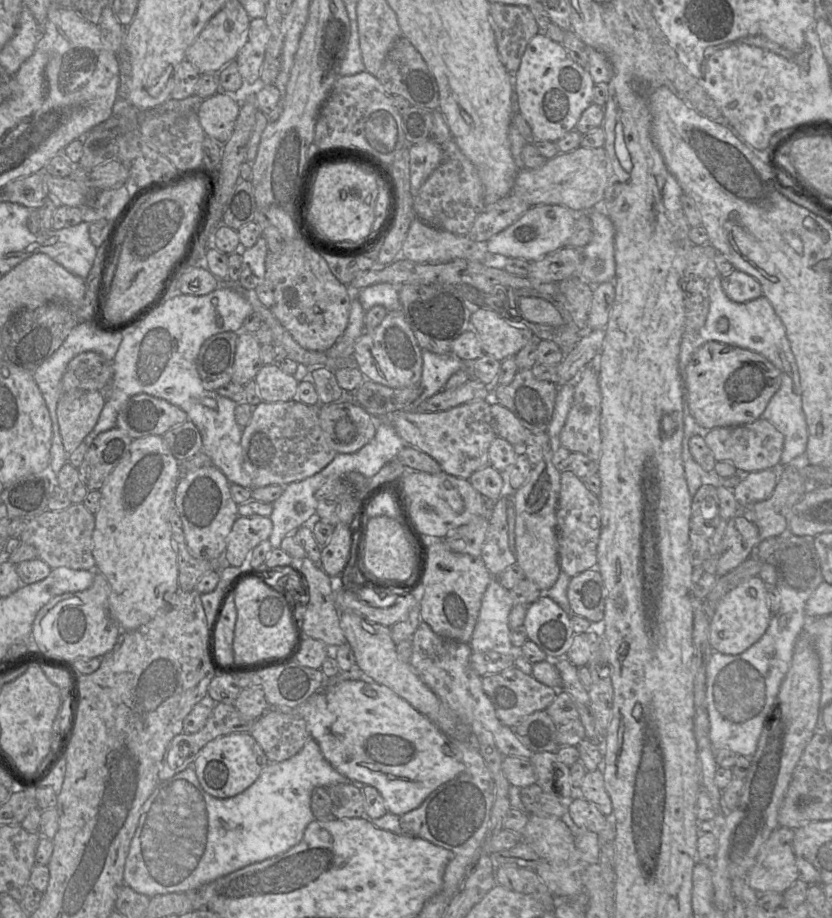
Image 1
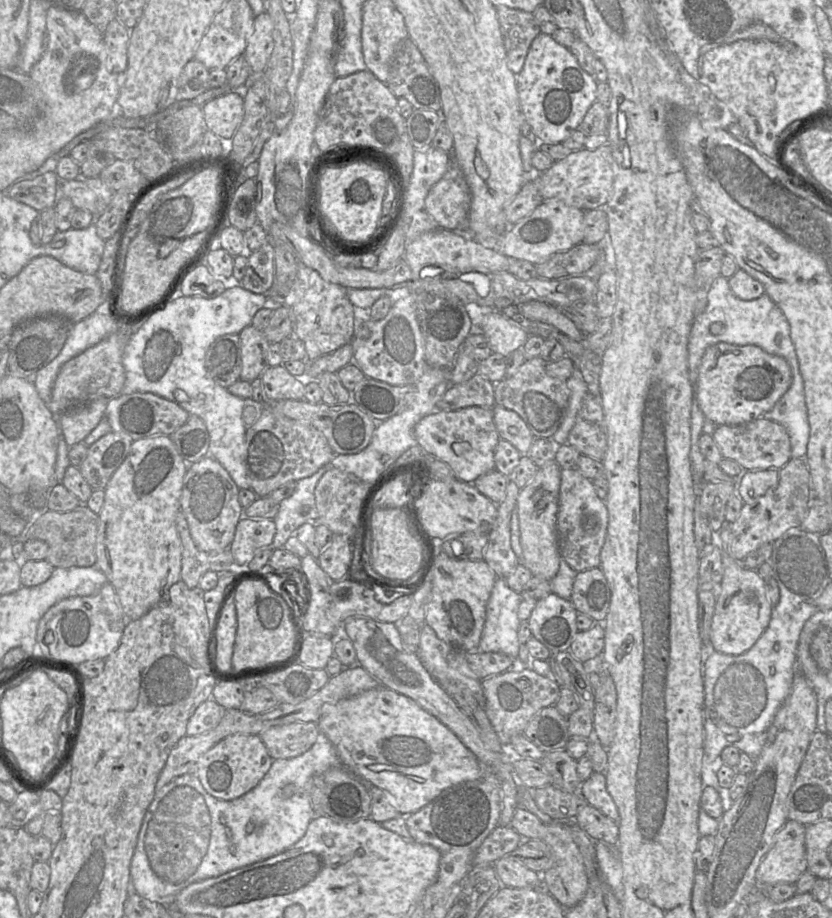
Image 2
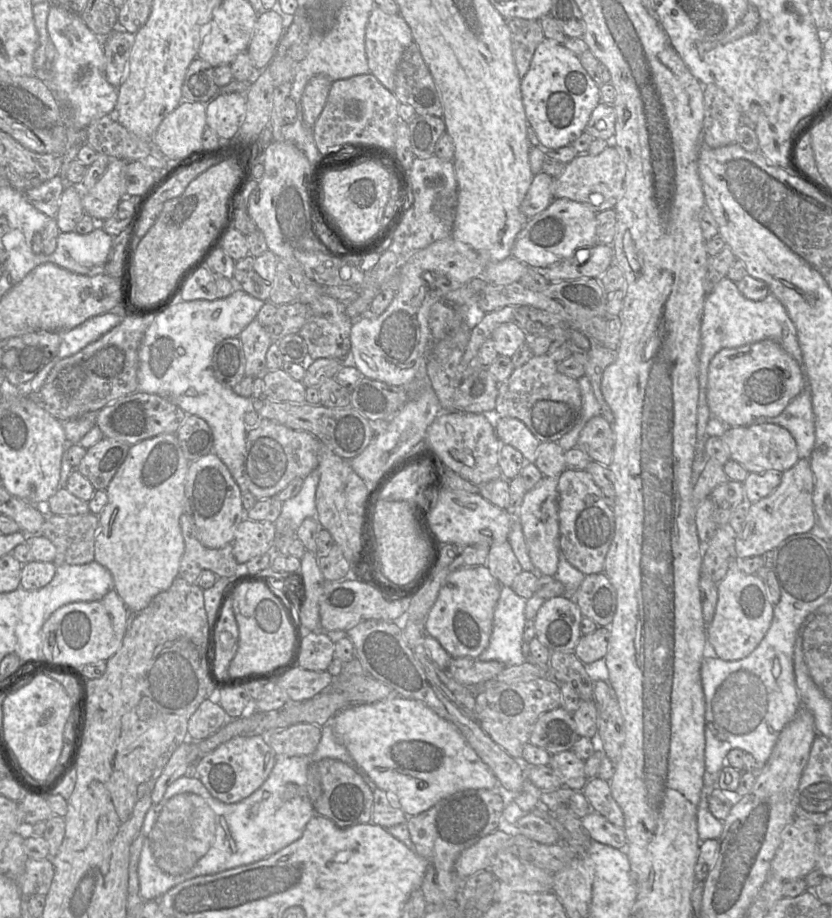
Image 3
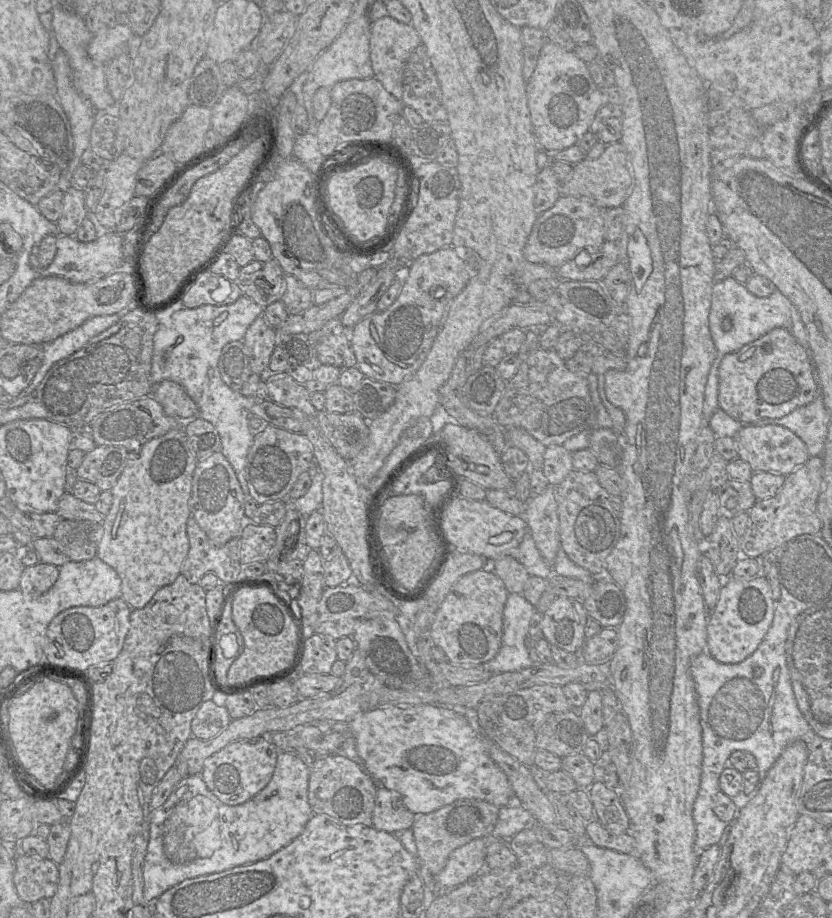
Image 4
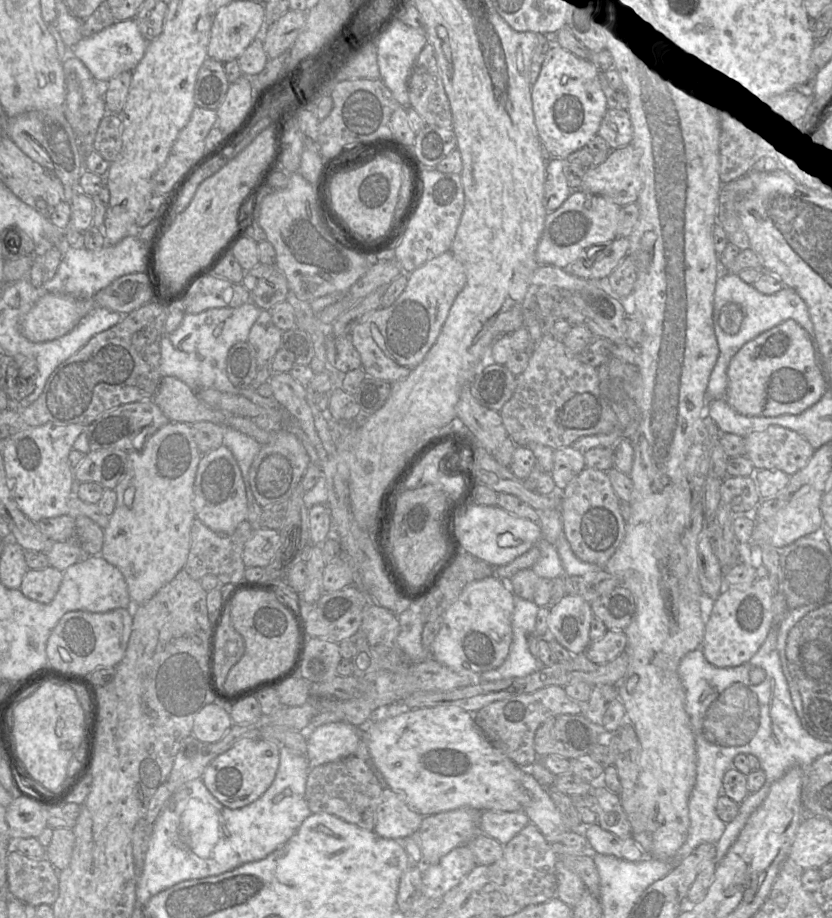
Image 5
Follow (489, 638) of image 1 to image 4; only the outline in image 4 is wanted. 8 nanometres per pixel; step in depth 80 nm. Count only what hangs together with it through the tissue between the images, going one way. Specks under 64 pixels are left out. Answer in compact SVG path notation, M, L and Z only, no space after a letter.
M508 594L503 610L501 647L493 659L482 664L485 670L498 674L520 671L534 665L524 641L535 611L535 606L521 594Z

